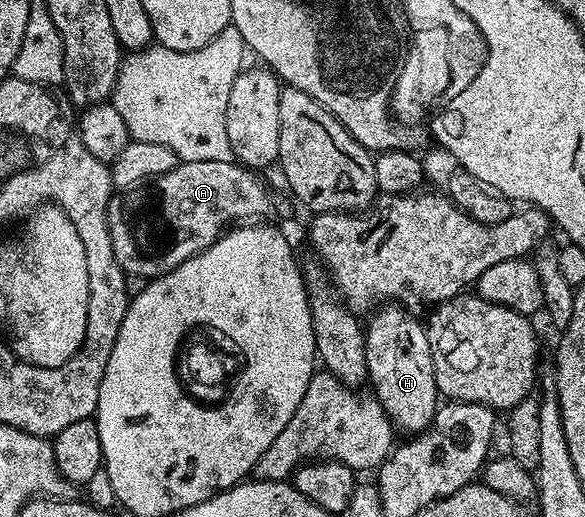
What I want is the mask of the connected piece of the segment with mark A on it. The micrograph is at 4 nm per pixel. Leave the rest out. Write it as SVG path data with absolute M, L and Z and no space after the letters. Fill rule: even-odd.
M181 161L170 172L155 179L156 190L145 189L143 192L132 192L126 197L114 196L108 202L108 227L110 228L110 244L114 244L114 258L124 269L125 275L133 279L151 280L160 278L170 272L178 264L190 260L198 252L210 248L221 234L233 224L244 224L249 220L260 220L264 213L270 210L270 194L264 191L264 186L239 162L233 161L199 161L197 163ZM128 221L137 226L131 234L128 231ZM160 234L168 238L165 246L160 246Z

